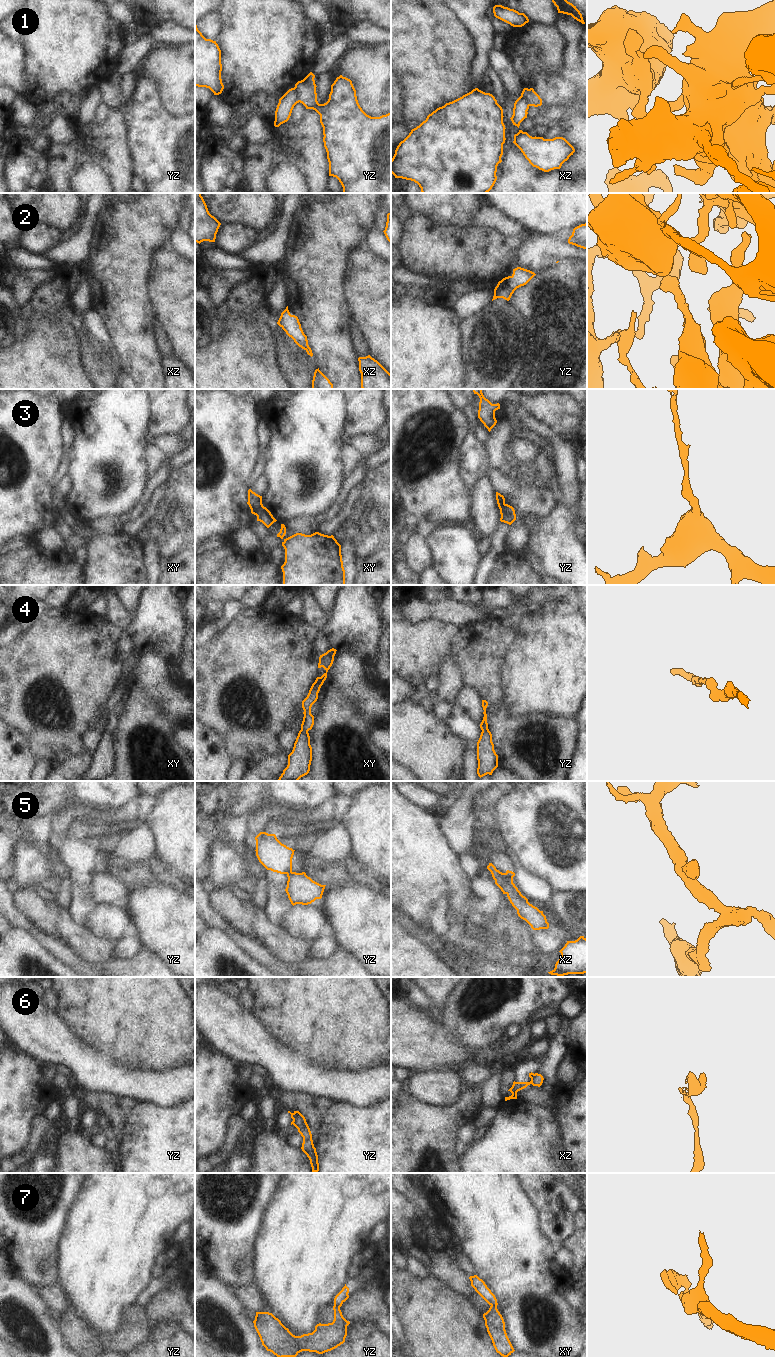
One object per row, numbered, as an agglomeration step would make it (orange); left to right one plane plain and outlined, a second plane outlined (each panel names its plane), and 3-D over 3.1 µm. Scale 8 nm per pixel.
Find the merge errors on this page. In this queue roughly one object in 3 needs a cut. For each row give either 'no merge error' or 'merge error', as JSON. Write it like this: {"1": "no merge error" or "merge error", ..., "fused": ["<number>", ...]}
{"1": "merge error", "2": "no merge error", "3": "merge error", "4": "no merge error", "5": "merge error", "6": "merge error", "7": "merge error", "fused": ["1", "3", "5", "6", "7"]}

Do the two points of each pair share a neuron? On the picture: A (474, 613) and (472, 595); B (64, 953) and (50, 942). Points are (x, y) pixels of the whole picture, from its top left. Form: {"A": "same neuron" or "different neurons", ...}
{"A": "different neurons", "B": "same neuron"}

